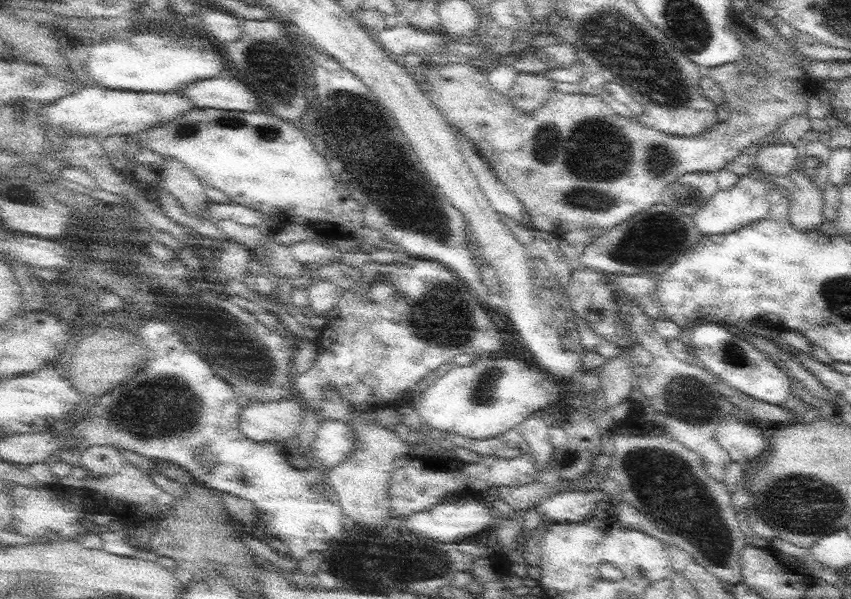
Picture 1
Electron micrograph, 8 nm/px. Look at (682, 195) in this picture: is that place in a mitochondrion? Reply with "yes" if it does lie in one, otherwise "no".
yes

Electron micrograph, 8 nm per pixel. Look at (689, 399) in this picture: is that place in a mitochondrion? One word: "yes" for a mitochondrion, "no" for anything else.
yes

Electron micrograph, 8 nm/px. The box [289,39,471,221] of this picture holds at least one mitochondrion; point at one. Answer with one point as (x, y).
(349, 120)

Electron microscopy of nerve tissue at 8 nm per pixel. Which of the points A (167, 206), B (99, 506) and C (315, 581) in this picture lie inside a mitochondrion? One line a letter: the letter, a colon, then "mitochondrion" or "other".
A: other
B: other
C: other

